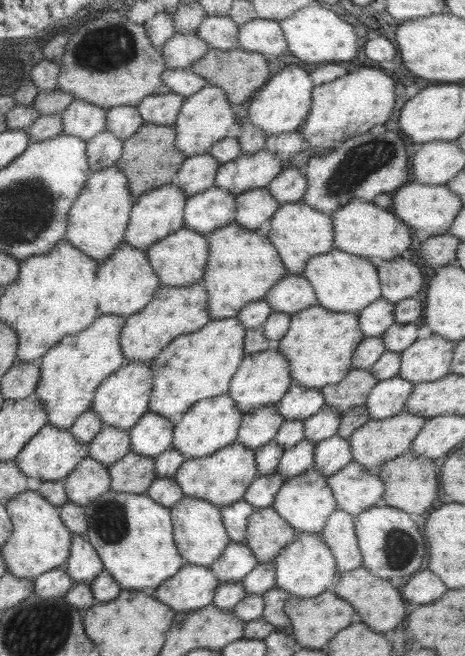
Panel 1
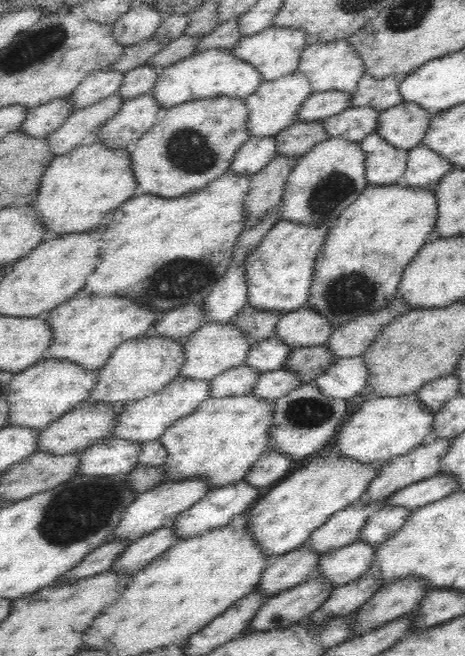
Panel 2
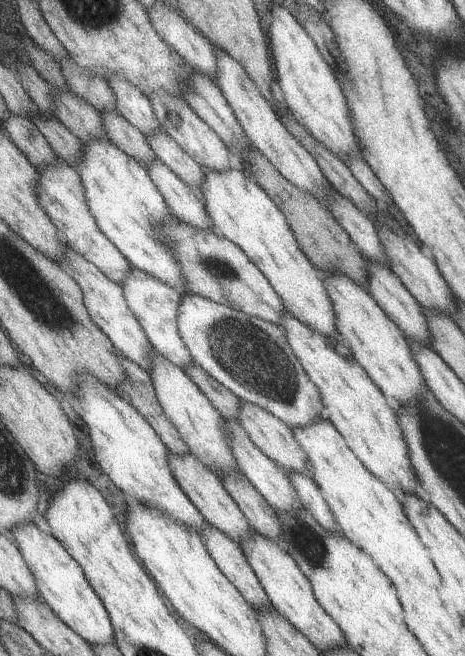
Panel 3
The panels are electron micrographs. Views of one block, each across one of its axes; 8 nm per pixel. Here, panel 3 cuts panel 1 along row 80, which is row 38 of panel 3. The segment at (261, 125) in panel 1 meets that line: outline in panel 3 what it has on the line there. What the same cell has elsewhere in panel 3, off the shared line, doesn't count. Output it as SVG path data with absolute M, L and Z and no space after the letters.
M270 6L271 22L267 28L267 36L269 38L269 48L271 58L273 58L273 68L276 66L275 78L277 78L277 86L283 92L283 104L292 114L292 117L301 125L309 134L319 141L329 152L335 153L343 162L345 162L352 154L358 157L360 147L356 137L353 136L352 120L345 97L343 96L340 84L336 79L336 74L332 68L326 63L324 57L320 55L317 47L309 38L305 30L297 23L297 20L283 6Z

